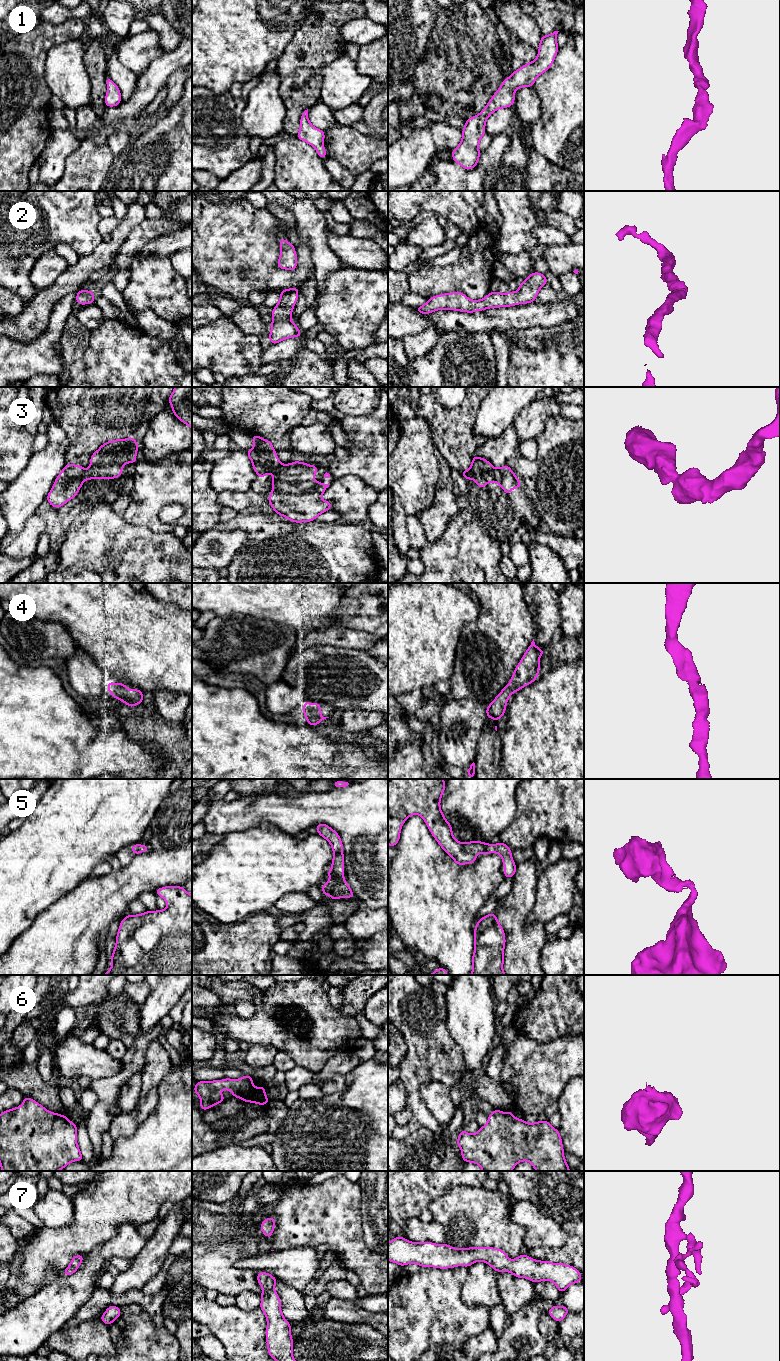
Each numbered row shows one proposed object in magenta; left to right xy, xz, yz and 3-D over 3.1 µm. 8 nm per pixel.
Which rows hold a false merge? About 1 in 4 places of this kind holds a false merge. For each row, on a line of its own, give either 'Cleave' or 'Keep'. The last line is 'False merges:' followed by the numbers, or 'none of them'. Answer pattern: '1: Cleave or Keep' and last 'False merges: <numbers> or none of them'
1: Keep
2: Keep
3: Cleave
4: Keep
5: Keep
6: Keep
7: Keep
False merges: 3

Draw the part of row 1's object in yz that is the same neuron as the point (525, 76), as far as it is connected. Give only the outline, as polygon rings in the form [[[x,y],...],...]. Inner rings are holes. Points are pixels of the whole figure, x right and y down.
[[[558,32],[542,34],[535,60],[513,71],[510,77],[503,80],[487,106],[478,115],[466,120],[461,142],[452,150],[452,159],[455,163],[466,170],[473,169],[478,164],[479,142],[486,133],[485,123],[488,117],[500,108],[512,107],[515,102],[515,91],[522,87],[533,87],[536,78],[553,65],[559,49],[556,40]]]

